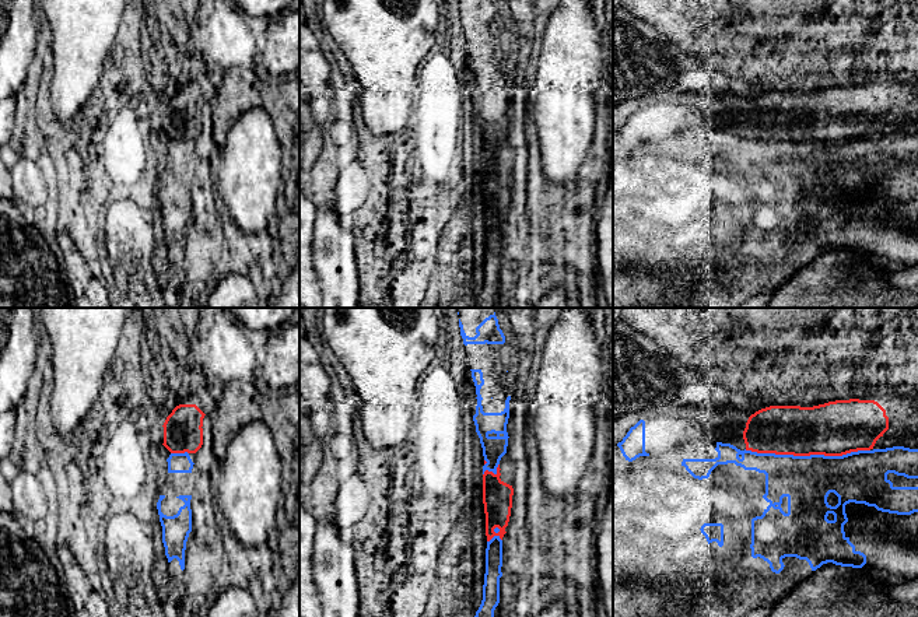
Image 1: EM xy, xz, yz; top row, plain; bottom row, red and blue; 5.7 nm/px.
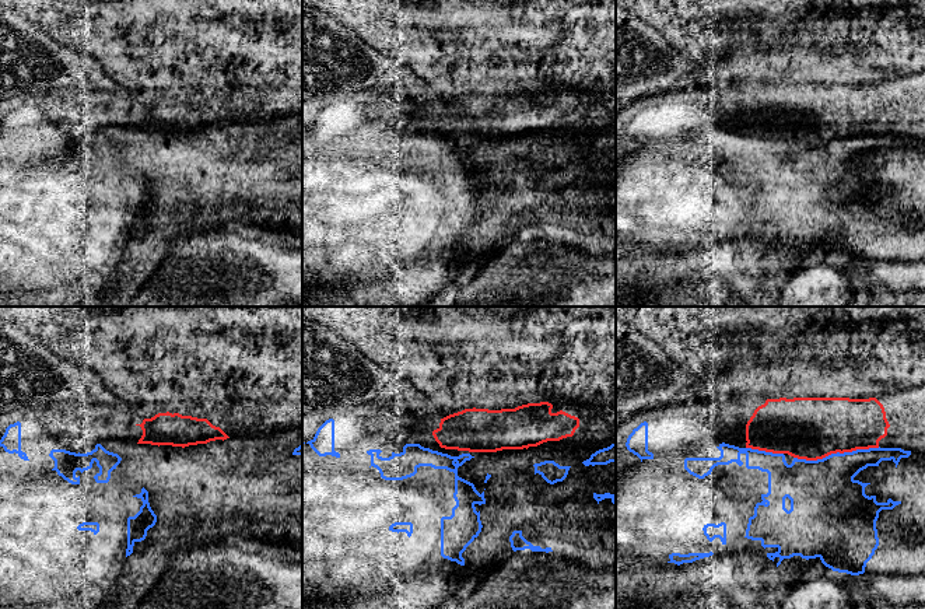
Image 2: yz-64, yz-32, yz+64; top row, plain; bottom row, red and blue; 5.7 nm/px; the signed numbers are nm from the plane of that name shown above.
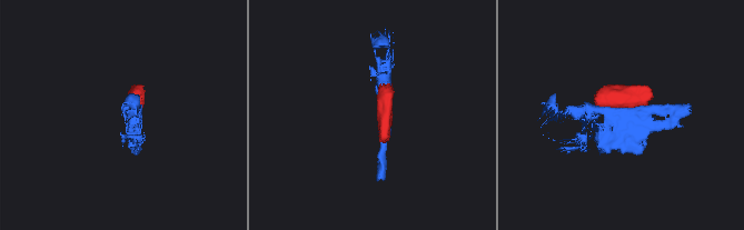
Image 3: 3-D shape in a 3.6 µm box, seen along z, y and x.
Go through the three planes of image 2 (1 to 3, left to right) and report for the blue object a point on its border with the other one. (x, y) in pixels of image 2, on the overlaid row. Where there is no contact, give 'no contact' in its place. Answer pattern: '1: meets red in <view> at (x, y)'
1: no contact
2: no contact
3: meets red in yz+64 at (836, 452)

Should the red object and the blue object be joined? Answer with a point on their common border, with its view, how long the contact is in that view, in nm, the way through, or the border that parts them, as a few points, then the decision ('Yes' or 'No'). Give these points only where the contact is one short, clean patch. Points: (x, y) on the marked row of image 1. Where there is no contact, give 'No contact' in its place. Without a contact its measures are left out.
Touches red at yz (808, 455). Shared border 700 nm. No

